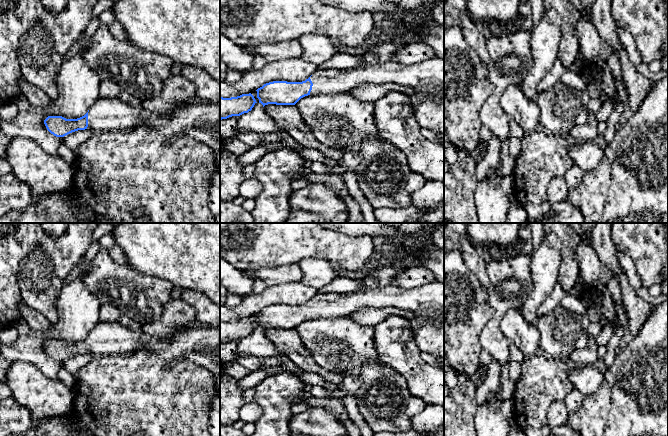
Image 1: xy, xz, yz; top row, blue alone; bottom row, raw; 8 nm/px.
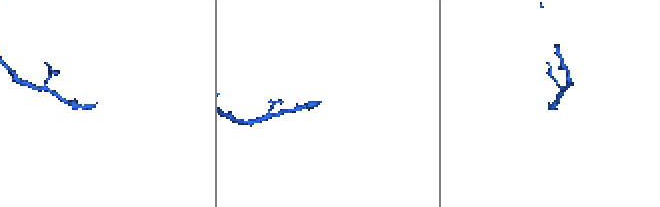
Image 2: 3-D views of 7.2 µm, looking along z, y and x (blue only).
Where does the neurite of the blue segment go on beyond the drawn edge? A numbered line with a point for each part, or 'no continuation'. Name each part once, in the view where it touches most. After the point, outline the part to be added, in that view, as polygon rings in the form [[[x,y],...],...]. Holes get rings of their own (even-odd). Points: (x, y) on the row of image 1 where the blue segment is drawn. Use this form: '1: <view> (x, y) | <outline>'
1: xz (427, 77) | [[[433,57],[420,63],[404,65],[392,60],[386,62],[359,63],[349,69],[320,69],[310,77],[313,86],[310,95],[334,95],[348,93],[351,89],[361,85],[383,85],[395,83],[413,88],[416,94],[434,98],[444,102],[444,58]]]

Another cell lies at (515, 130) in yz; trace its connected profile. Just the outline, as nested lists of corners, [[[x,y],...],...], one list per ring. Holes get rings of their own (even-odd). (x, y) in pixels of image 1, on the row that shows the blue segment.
[[[512,118],[509,120],[509,137],[521,139],[525,134],[525,130]]]

